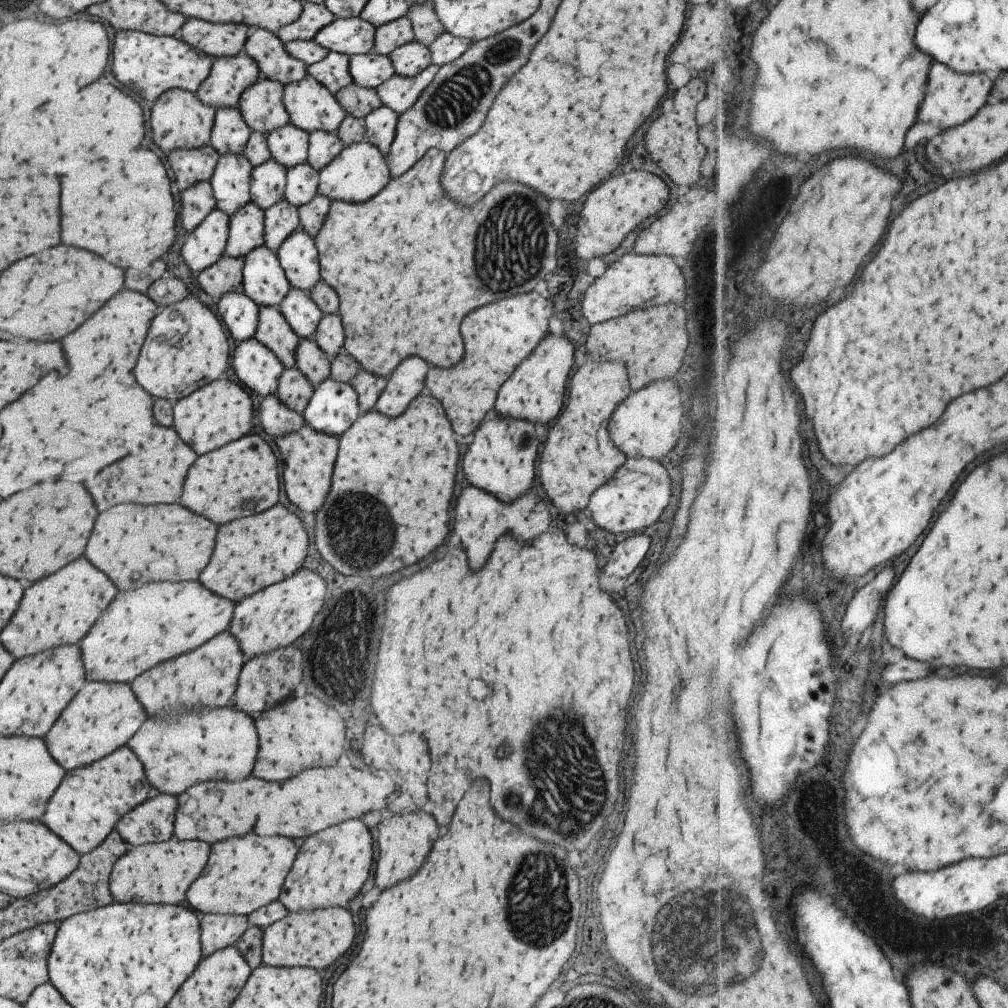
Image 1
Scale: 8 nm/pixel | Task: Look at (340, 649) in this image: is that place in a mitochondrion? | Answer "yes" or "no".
yes

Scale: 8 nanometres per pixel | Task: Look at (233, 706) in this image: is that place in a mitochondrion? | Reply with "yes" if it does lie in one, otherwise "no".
no

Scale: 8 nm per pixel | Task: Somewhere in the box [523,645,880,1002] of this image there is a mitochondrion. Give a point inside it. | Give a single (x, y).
(713, 918)

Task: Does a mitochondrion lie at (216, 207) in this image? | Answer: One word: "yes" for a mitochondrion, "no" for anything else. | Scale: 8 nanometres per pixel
no

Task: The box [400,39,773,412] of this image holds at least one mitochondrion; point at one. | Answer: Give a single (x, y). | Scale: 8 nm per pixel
(510, 239)

